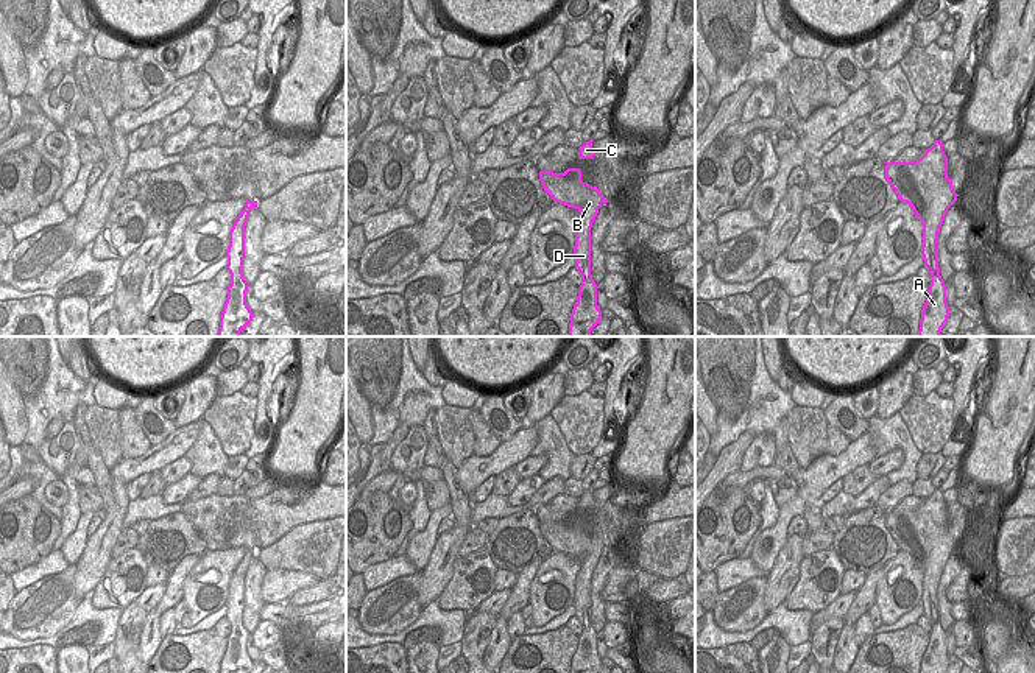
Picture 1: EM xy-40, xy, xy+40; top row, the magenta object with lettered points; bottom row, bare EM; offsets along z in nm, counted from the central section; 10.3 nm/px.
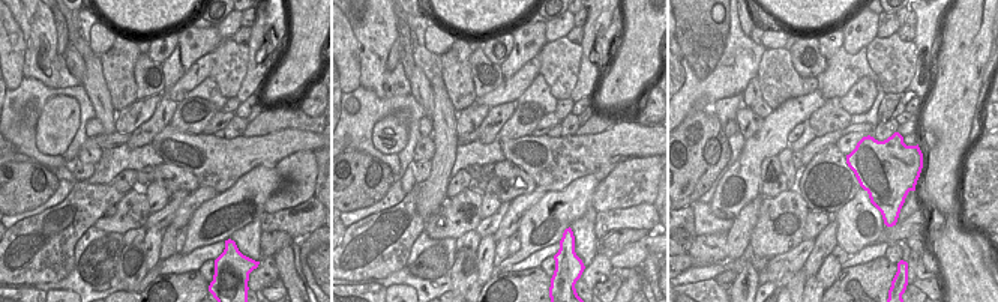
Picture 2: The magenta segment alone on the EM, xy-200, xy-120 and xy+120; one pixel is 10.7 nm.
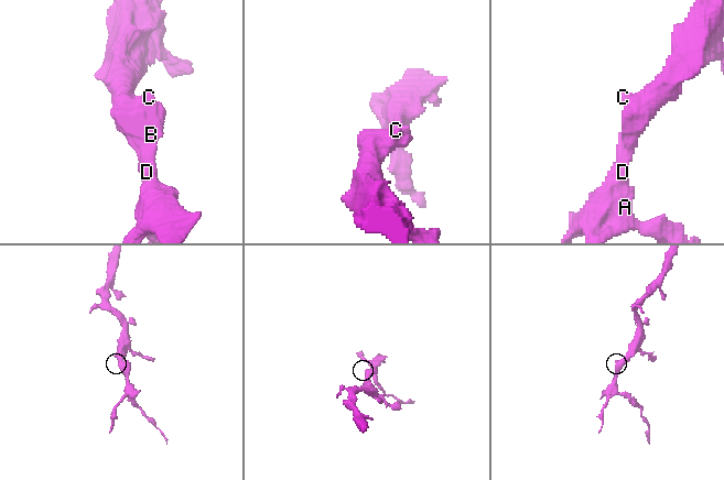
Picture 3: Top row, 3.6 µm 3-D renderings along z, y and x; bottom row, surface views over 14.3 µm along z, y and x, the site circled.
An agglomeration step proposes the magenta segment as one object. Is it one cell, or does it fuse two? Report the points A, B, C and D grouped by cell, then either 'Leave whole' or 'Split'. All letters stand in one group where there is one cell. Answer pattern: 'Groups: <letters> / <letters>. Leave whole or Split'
Groups: A B C D. Leave whole.

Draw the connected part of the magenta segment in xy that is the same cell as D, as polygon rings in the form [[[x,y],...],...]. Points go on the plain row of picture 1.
[[[567,517],[564,522],[539,520],[539,530],[553,551],[574,556],[580,561],[574,606],[575,617],[581,623],[581,634],[570,662],[570,673],[599,673],[602,659],[597,654],[597,632],[591,623],[591,576],[599,558],[608,548],[597,536],[581,530],[580,517]]]

